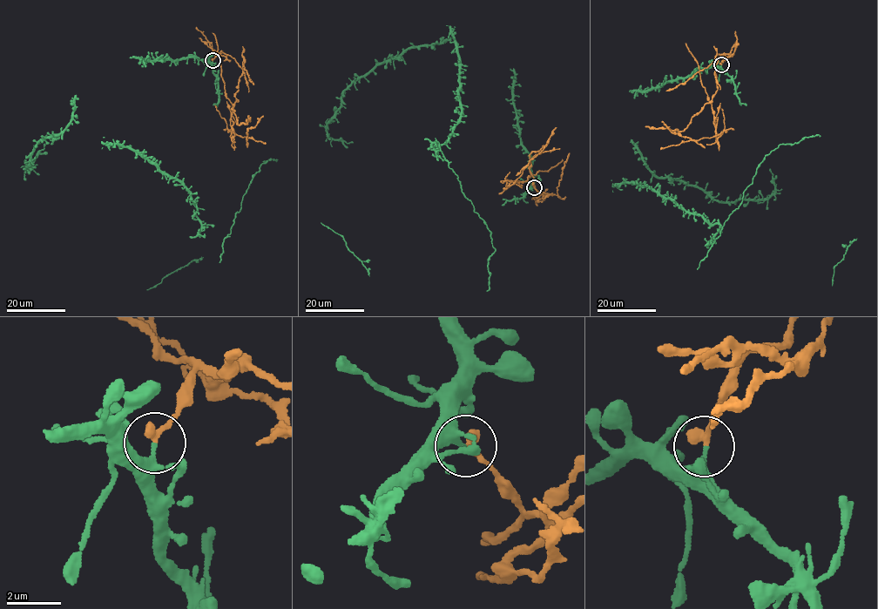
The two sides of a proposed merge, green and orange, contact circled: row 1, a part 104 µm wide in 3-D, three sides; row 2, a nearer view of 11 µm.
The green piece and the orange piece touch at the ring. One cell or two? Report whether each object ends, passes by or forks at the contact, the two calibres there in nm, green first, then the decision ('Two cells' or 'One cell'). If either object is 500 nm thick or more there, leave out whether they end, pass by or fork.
At the ring green passes by. At the ring orange ends. Thickness 170 nm (green) against 360 nm. Two cells

